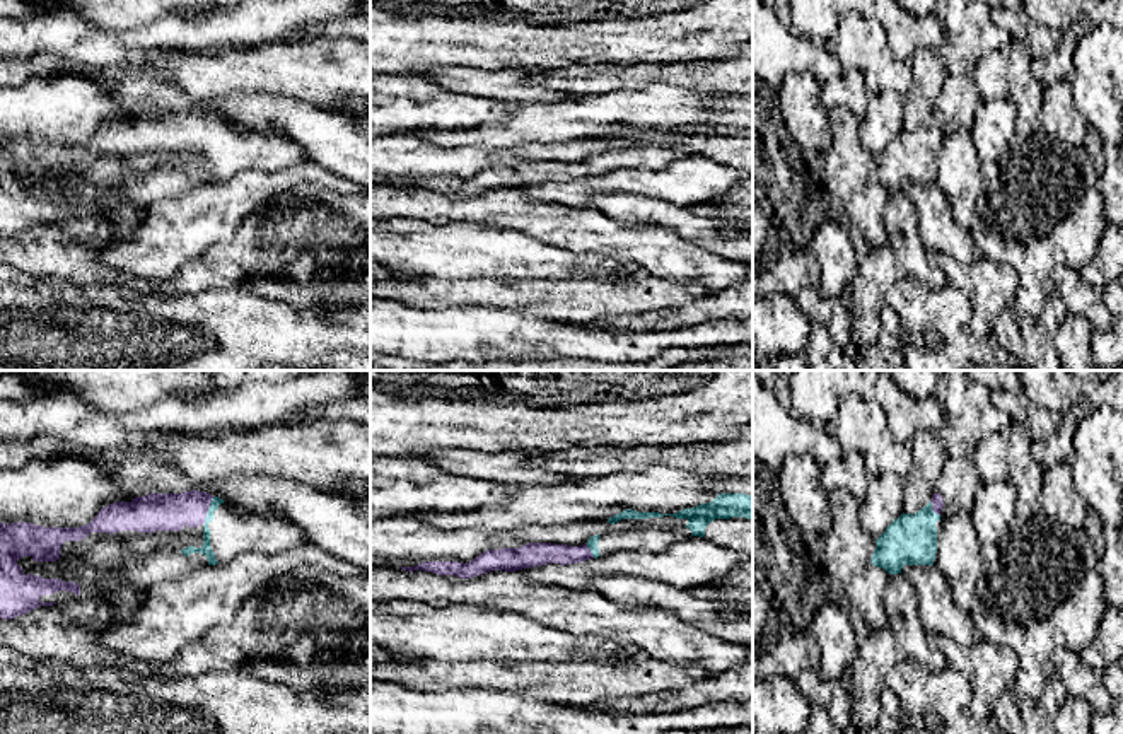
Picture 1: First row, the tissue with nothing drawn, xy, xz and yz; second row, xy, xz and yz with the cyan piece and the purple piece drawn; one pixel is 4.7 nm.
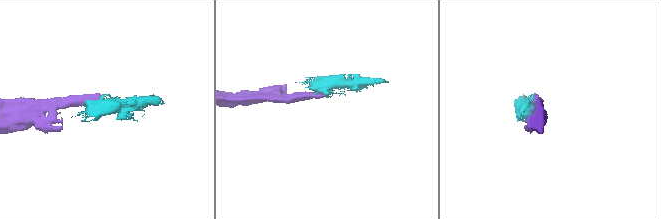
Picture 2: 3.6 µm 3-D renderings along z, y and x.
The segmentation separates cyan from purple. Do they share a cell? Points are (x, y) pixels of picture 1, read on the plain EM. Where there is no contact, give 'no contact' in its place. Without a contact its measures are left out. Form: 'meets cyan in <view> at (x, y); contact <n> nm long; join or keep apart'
meets cyan in xy at (209, 128); contact 140 nm long; join

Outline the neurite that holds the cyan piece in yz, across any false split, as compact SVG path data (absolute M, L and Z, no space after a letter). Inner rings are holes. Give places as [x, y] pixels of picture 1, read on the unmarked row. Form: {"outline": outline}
{"outline": "M939 111L915 131L901 131L876 157L870 174L874 184L887 191L901 191L905 183L934 183L937 171L937 145L944 118Z"}

